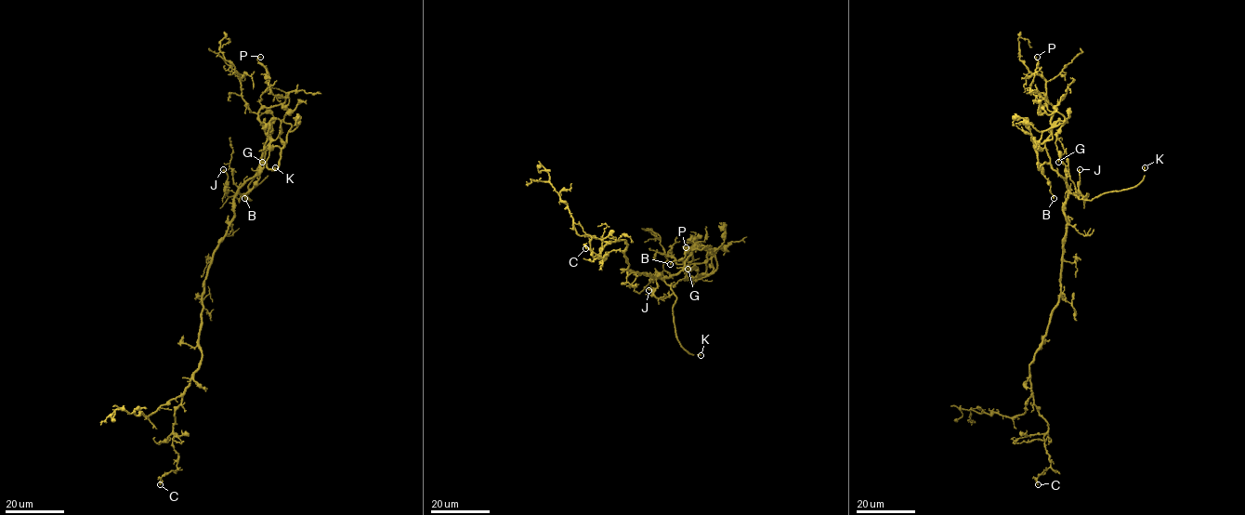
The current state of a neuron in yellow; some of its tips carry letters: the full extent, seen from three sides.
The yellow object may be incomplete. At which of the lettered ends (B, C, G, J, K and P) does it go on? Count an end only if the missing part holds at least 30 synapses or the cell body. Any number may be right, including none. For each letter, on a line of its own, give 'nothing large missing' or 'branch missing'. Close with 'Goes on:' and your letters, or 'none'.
B: nothing large missing
C: nothing large missing
G: nothing large missing
J: nothing large missing
K: branch missing
P: nothing large missing
Goes on: K

